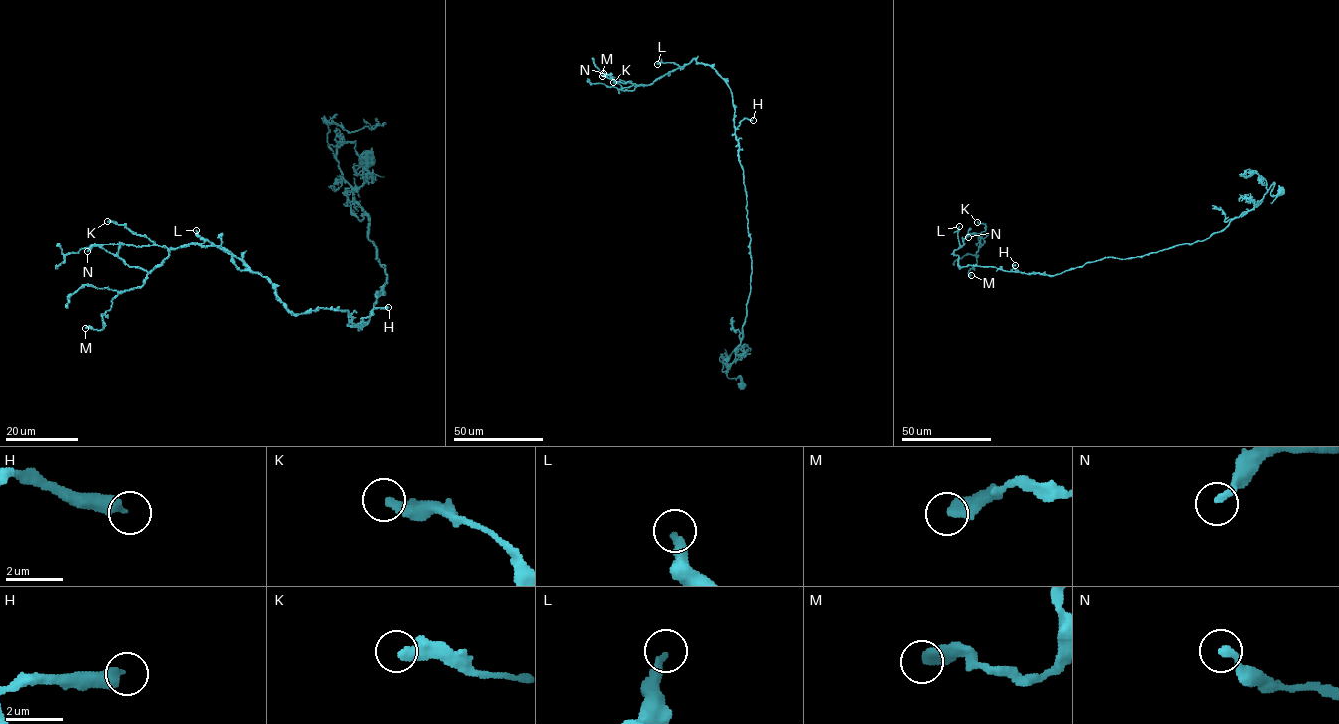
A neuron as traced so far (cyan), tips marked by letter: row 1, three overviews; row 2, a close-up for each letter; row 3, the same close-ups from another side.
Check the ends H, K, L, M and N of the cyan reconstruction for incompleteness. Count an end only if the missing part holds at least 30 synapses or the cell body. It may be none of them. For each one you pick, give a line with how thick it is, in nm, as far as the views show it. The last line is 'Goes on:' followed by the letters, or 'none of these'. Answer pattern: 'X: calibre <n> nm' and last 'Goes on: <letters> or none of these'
L: calibre 280 nm
Goes on: L

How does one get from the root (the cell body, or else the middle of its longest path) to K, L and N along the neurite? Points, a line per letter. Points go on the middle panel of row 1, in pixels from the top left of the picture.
K: (741, 385), (726, 372), (743, 335), (752, 257), (730, 89), (695, 58), (632, 91), (613, 82)
L: (741, 385), (726, 372), (743, 335), (752, 257), (732, 92), (695, 58), (657, 64)
N: (741, 385), (726, 372), (743, 335), (752, 257), (730, 89), (695, 58), (648, 85), (603, 73)

